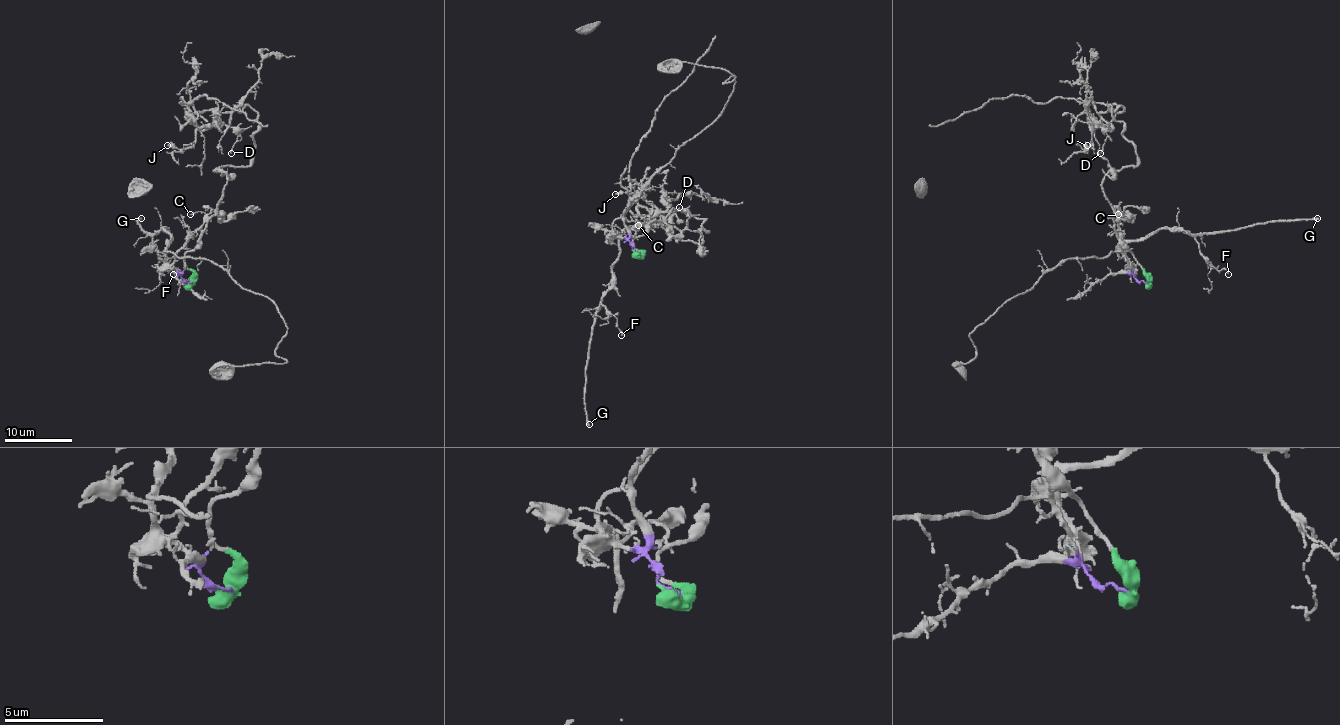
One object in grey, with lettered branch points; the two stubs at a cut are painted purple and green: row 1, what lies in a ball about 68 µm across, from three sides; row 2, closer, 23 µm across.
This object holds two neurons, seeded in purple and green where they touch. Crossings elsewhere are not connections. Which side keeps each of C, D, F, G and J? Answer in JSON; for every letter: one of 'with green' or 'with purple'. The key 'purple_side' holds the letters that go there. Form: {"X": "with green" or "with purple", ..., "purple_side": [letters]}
{"C": "with purple", "D": "with green", "F": "with purple", "G": "with purple", "J": "with green", "purple_side": ["C", "F", "G"]}

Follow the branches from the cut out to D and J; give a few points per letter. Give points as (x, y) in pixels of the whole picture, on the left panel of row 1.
D: (187, 282), (226, 185), (214, 172), (249, 163), (258, 123), (248, 106), (190, 116), (229, 126), (231, 153)
J: (187, 282), (226, 185), (214, 172), (249, 163), (258, 114), (204, 109), (190, 146), (167, 145)

